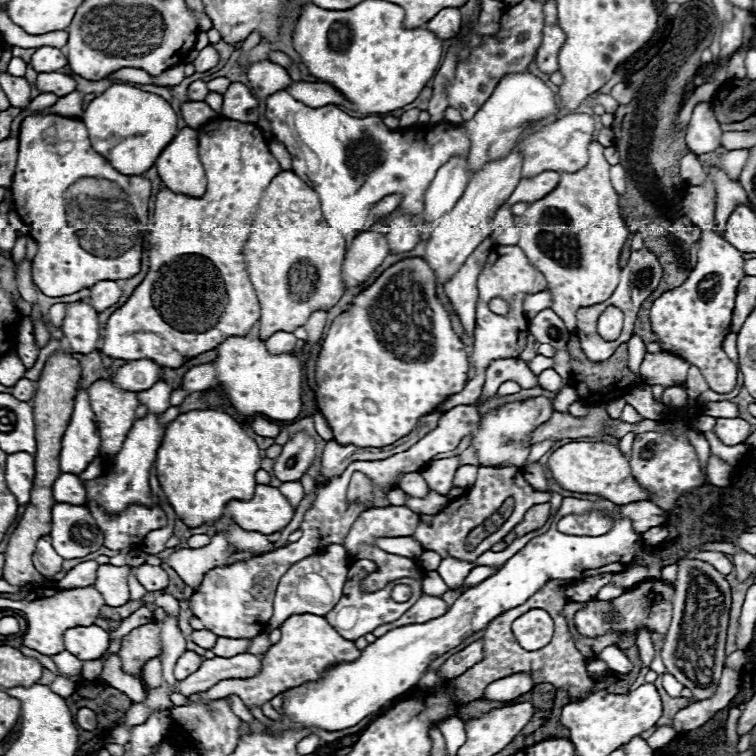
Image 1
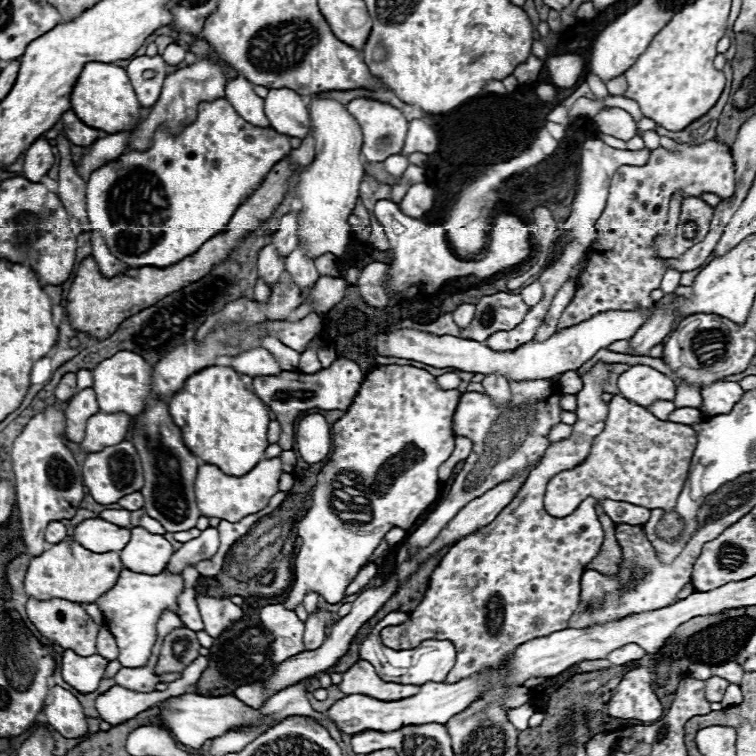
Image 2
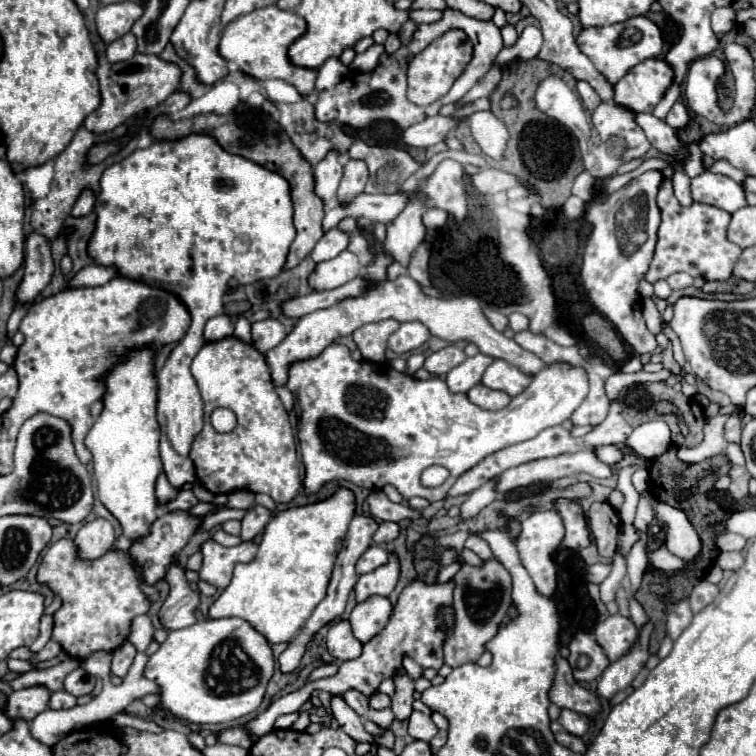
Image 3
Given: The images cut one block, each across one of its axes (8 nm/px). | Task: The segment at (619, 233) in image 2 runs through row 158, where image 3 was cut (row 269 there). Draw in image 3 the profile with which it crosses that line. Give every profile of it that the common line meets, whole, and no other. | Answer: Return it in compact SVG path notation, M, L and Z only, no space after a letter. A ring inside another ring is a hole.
M662 180L656 204L662 214L662 222L658 228L658 242L654 250L652 264L644 278L654 284L658 280L666 280L674 272L686 272L690 276L700 276L704 280L728 280L732 276L734 264L738 256L742 254L742 248L738 244L732 244L726 238L726 228L730 224L730 214L708 206L694 202L692 206L680 206L680 202L674 196L672 182Z

